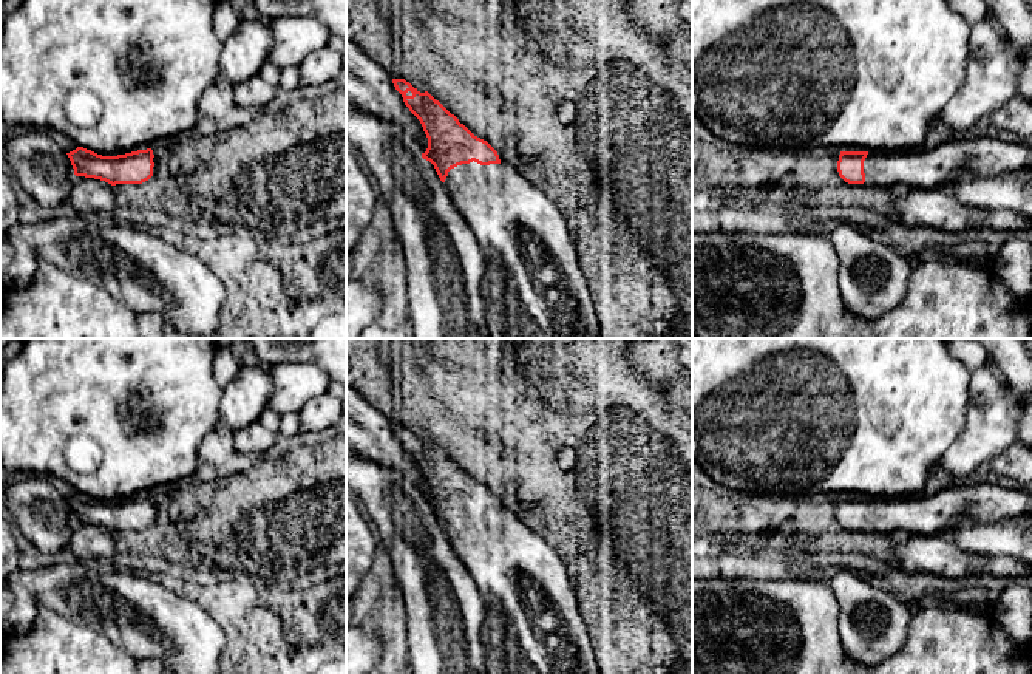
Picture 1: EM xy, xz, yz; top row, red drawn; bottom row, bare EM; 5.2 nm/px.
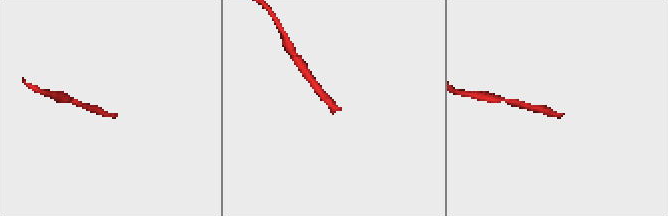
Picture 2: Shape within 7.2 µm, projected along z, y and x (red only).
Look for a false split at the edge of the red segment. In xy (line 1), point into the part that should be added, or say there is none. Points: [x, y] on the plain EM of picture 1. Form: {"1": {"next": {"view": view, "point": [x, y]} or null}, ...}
{"1": {"next": null}}

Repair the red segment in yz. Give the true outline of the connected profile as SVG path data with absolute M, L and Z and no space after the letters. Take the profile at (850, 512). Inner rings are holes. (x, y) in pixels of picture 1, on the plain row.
M967 479L932 496L896 499L840 498L839 523L848 530L871 530L888 536L942 535L958 516L998 523L1032 513L1032 495L998 484Z

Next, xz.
M392 425L392 430L428 484L422 504L434 512L484 600L482 645L487 672L599 674L569 572L555 549L511 509L502 509L487 487L474 482L428 437L420 439L405 425Z

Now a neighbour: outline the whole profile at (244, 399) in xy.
M241 366L235 379L222 388L219 428L235 433L256 422L267 408L270 394L269 366Z

